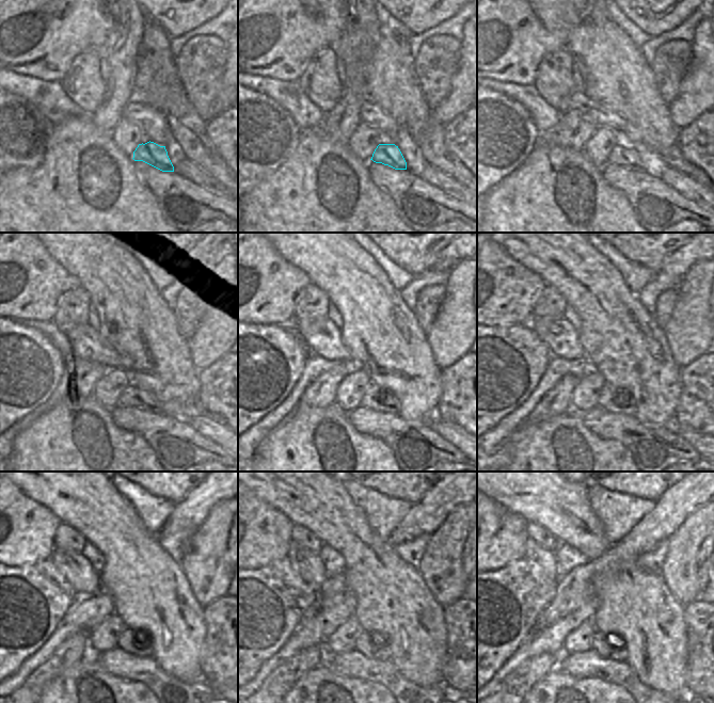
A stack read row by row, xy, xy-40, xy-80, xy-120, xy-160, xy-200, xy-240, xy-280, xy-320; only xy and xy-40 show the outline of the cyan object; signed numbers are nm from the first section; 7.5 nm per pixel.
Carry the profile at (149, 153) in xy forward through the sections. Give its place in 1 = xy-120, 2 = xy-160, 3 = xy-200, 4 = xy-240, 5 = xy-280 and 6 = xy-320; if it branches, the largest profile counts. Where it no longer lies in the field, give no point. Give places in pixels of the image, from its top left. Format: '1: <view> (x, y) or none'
1: xy-120 (132, 396)
2: xy-160 (375, 398)
3: xy-200 (611, 399)
4: xy-240 (129, 641)
5: xy-280 (363, 644)
6: xy-320 (599, 643)

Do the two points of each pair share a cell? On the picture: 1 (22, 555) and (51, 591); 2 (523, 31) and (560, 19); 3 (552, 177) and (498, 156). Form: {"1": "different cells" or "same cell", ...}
{"1": "different cells", "2": "different cells", "3": "different cells"}

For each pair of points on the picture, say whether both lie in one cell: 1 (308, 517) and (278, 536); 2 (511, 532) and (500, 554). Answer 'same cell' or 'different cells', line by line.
1: different cells
2: same cell

